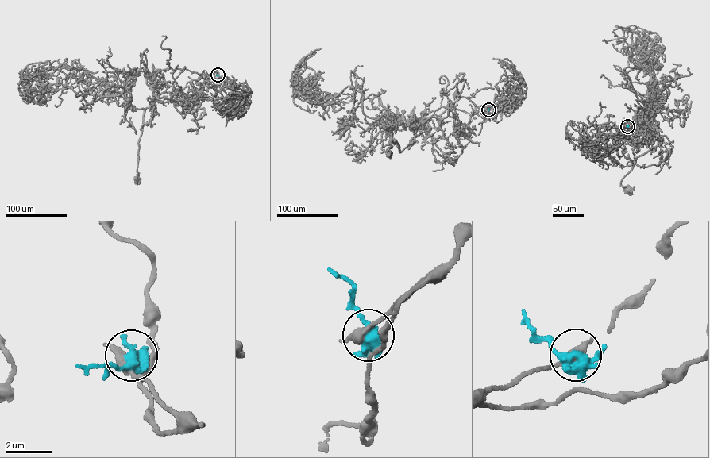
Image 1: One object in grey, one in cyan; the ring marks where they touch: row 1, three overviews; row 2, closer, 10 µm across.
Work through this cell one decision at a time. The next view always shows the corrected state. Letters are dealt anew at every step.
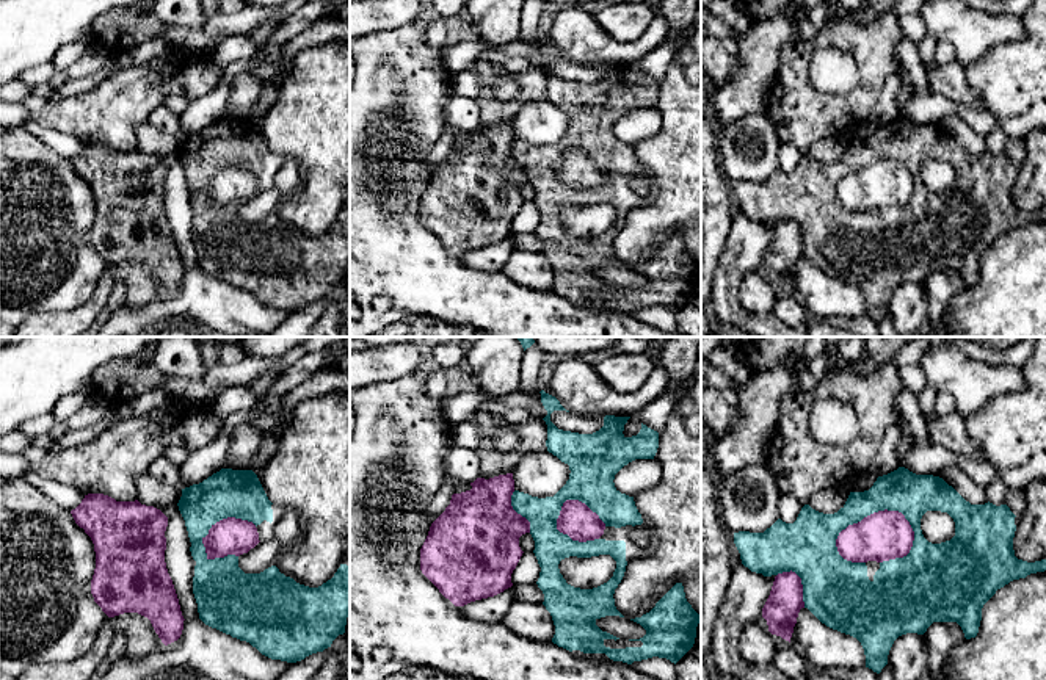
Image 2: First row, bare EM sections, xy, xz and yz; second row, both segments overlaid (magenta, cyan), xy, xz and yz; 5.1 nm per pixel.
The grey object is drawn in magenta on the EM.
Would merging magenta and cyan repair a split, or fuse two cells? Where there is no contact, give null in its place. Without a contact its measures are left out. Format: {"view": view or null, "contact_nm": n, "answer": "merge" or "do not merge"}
{"view": "yz", "contact_nm": 420, "answer": "do not merge"}

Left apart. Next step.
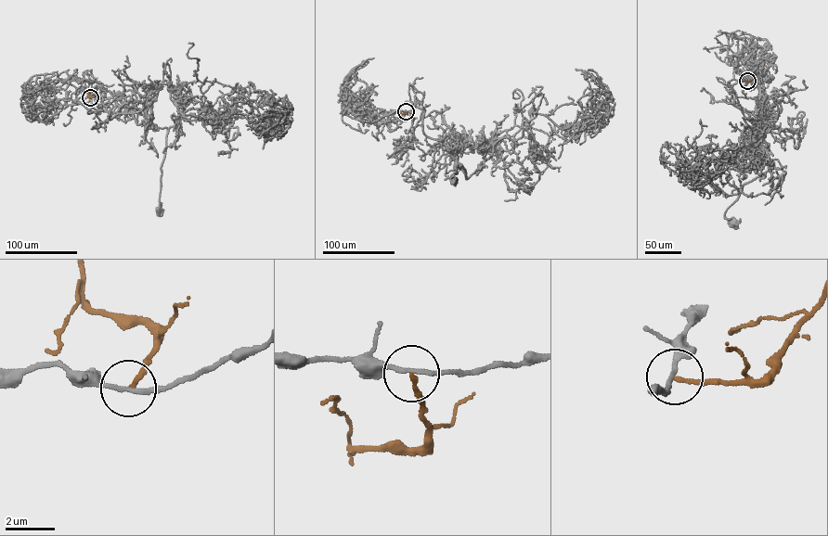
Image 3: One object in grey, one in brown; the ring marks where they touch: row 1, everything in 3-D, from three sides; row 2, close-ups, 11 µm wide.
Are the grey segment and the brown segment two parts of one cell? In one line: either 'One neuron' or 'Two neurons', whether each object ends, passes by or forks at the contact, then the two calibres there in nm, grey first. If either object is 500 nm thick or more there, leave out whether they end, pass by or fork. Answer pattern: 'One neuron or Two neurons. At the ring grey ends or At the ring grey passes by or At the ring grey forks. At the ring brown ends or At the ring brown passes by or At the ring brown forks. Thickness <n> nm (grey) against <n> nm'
Two neurons. At the ring grey passes by. At the ring brown ends. Thickness 180 nm (grey) against 180 nm

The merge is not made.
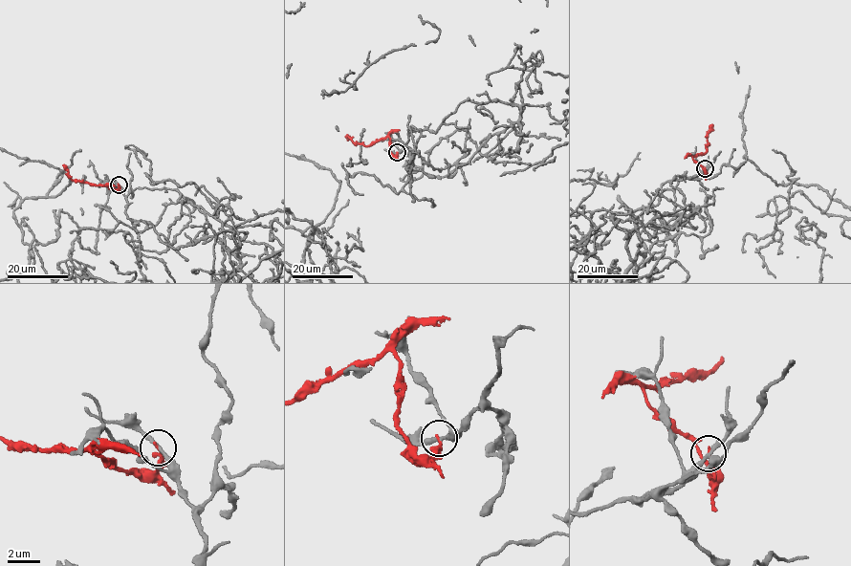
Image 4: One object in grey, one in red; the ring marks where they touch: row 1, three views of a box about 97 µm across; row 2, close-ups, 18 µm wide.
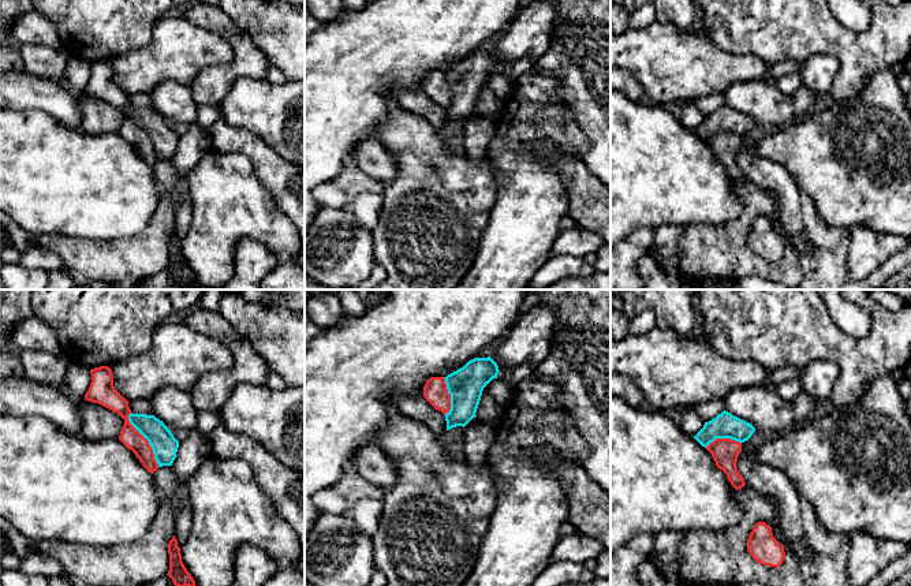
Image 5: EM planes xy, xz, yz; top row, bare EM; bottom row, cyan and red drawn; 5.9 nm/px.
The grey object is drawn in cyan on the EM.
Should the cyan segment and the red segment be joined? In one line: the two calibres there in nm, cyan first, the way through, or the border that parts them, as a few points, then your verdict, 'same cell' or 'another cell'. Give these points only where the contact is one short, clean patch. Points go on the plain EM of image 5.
calibres 150 and 110 nm; another cell

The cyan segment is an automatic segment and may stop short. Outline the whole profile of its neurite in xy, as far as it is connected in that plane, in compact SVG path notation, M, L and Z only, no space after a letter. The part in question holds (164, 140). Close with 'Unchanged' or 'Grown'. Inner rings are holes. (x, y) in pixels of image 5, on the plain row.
M132 107L128 109L128 115L149 135L158 161L172 160L179 135L164 116L154 109Z. Unchanged

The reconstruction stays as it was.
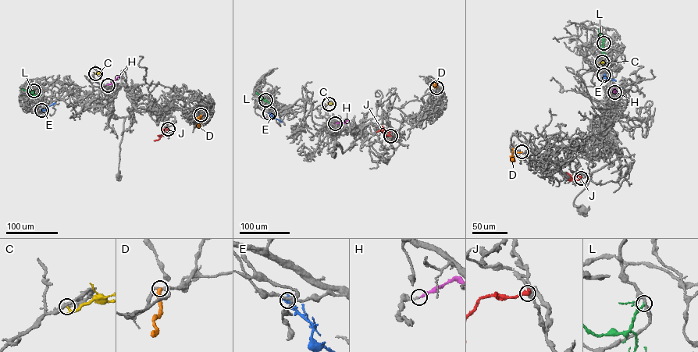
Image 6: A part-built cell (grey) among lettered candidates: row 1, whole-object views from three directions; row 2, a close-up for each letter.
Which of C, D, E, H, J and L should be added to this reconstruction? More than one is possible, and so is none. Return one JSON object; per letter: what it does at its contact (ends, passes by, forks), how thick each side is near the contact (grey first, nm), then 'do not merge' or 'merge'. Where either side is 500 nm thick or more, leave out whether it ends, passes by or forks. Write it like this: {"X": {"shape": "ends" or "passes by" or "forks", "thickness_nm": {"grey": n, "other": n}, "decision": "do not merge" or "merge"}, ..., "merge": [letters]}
{"C": {"shape": "ends", "thickness_nm": {"grey": 220, "other": 220}, "decision": "do not merge"}, "D": {"shape": "ends", "thickness_nm": {"grey": 200, "other": 360}, "decision": "do not merge"}, "E": {"shape": "ends", "thickness_nm": {"grey": 240, "other": 240}, "decision": "do not merge"}, "H": {"shape": "ends", "thickness_nm": {"grey": 170, "other": 170}, "decision": "merge"}, "J": {"shape": "ends", "thickness_nm": {"grey": 440, "other": 460}, "decision": "do not merge"}, "L": {"shape": "ends", "thickness_nm": {"grey": 280, "other": 200}, "decision": "do not merge"}, "merge": ["H"]}

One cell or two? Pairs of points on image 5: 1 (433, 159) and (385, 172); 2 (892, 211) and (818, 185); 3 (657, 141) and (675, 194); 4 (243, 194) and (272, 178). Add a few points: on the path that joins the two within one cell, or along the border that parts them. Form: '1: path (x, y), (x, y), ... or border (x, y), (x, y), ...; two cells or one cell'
1: border (399, 161), (399, 170), (387, 182); two cells
2: path (874, 193), (866, 185), (836, 185); one cell
3: path (657, 155), (657, 167), (671, 180); one cell
4: border (243, 156), (251, 163), (257, 179), (280, 209); two cells

